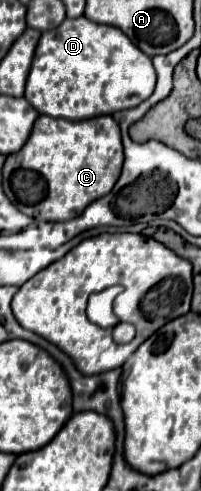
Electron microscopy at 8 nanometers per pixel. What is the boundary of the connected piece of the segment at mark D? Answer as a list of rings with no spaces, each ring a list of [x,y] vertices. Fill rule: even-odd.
[[[77,17],[65,19],[57,29],[43,31],[27,77],[25,99],[41,115],[79,121],[135,107],[153,89],[155,69],[151,59],[123,31],[93,23],[87,17]]]

